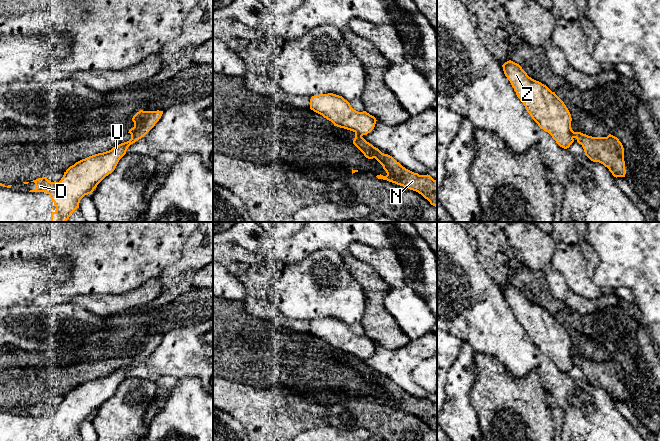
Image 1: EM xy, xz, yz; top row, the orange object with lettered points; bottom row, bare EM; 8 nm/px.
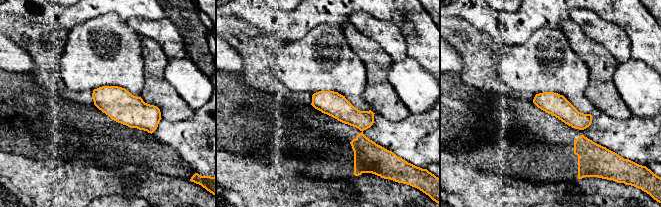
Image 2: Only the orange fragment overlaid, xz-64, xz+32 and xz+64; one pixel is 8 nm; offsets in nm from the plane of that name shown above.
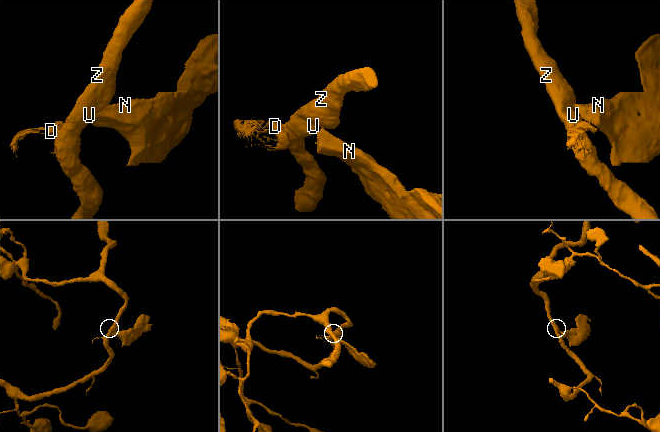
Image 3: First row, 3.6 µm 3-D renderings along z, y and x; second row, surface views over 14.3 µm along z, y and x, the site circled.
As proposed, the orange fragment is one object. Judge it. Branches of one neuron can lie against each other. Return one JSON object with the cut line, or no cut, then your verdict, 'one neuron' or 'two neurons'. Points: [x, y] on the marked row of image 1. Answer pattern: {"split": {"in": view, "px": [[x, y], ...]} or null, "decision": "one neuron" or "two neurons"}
{"split": {"in": "xz", "px": [[355, 132], [361, 136]]}, "decision": "two neurons"}

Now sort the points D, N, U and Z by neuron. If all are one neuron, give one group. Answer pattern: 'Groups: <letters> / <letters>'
Groups: D U Z / N

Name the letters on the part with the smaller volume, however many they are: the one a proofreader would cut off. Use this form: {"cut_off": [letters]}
{"cut_off": ["N"]}

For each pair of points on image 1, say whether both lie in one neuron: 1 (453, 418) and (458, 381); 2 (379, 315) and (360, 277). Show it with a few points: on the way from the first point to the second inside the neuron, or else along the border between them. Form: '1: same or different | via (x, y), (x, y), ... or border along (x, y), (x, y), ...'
1: same | via (457, 409), (457, 390)
2: same | via (374, 306), (374, 291), (369, 286)

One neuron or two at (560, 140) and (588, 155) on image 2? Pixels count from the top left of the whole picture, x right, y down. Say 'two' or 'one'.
one

